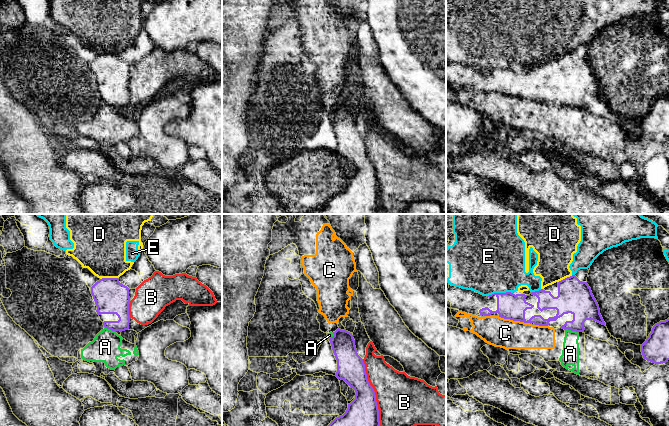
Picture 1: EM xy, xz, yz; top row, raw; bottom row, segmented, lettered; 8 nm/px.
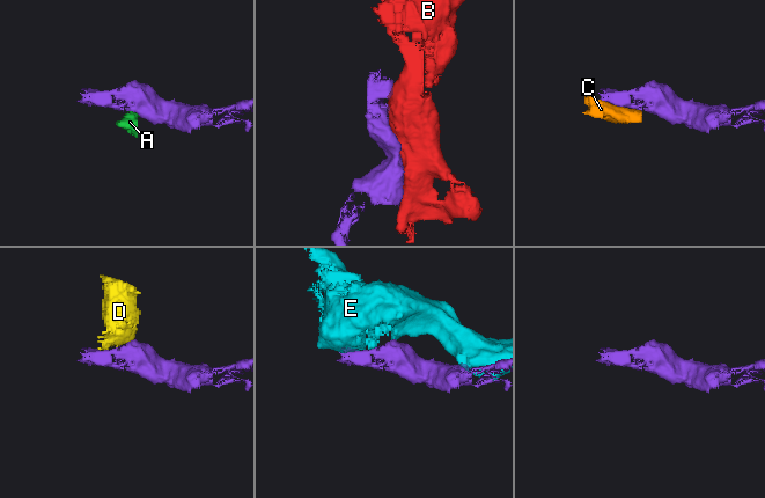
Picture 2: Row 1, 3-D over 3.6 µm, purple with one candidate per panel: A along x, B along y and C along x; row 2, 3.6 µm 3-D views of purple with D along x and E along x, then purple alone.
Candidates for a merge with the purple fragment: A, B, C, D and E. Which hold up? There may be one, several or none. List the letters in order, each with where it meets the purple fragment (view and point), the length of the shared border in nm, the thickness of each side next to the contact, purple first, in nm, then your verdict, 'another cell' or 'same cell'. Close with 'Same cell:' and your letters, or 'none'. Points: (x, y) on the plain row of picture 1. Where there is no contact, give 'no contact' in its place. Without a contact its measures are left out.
A: yz (571, 106) | 110 nm | 240/140 nm | another cell
B: xz (374, 168) | 550 nm | 280/420 nm | another cell
C: yz (514, 96) | 280 nm | 200/240 nm | another cell
D: xy (108, 54) | 140 nm | 280/400 nm | another cell
E: yz (499, 69) | 220 nm | 200/480 nm | another cell
Same cell: none

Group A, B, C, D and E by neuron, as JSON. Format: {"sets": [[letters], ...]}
{"sets": [["A", "C"], ["B"], ["D", "E"]]}

